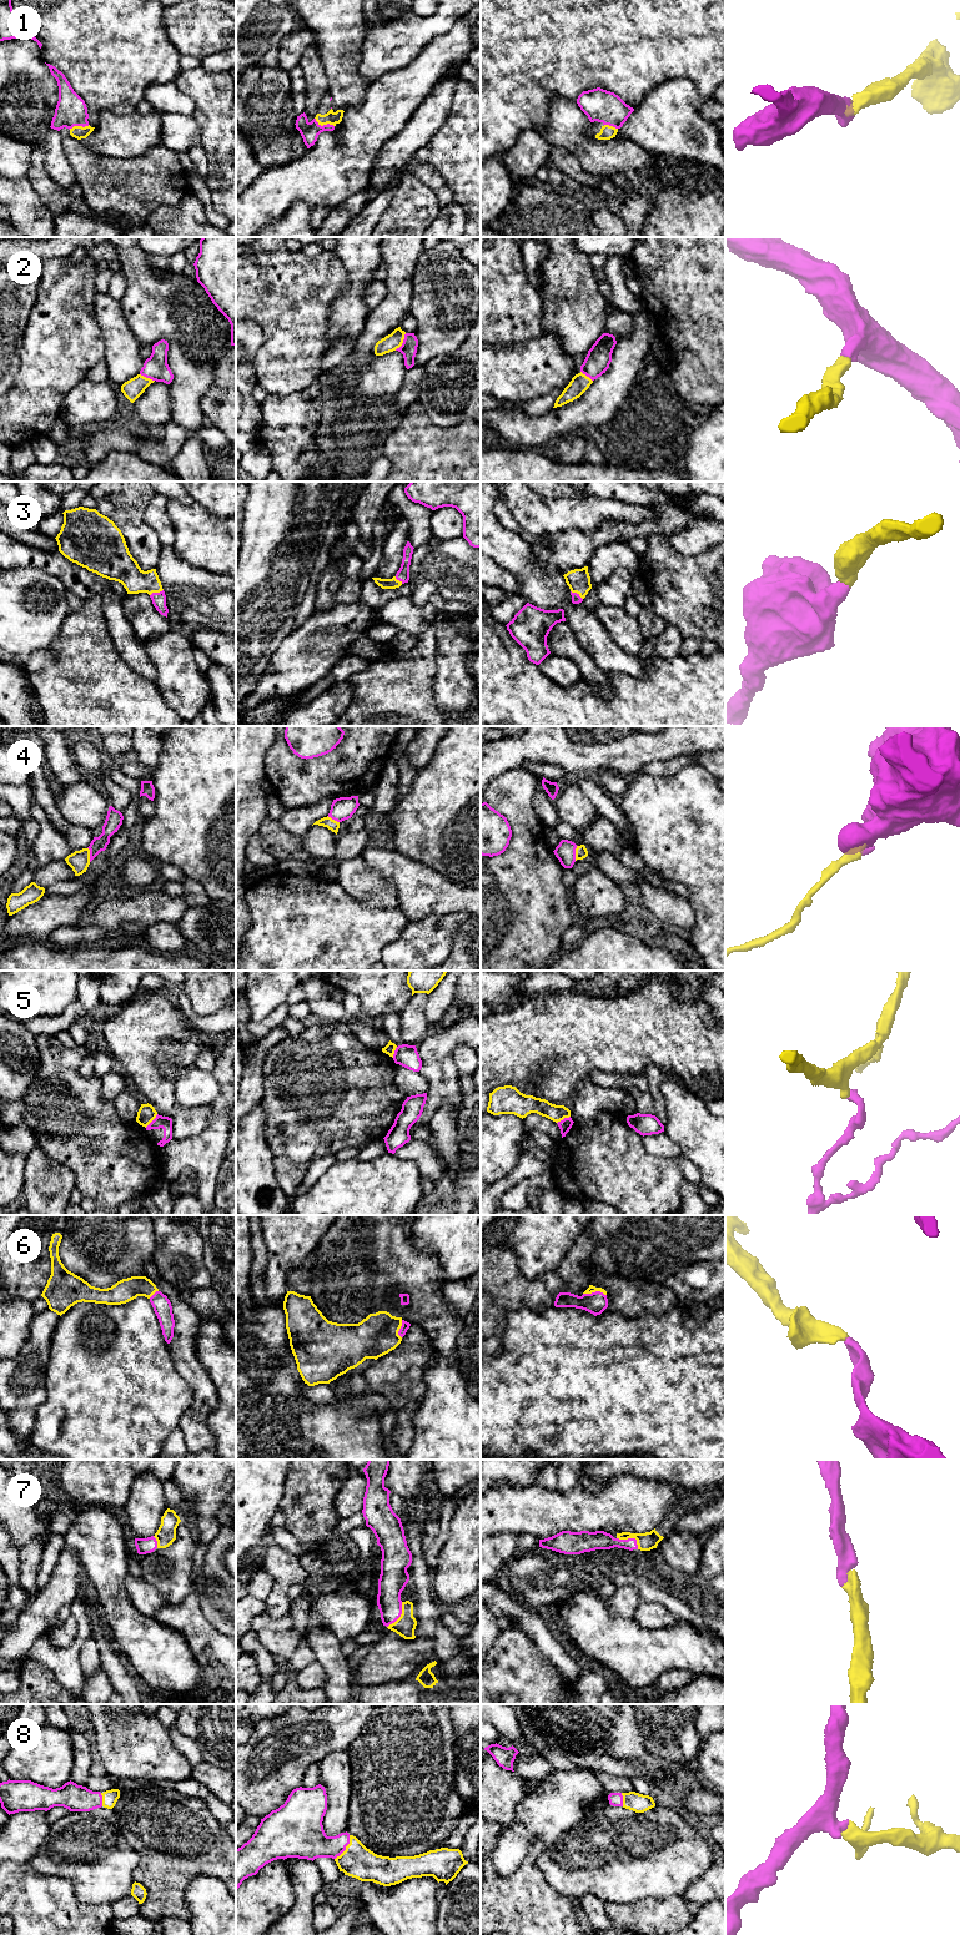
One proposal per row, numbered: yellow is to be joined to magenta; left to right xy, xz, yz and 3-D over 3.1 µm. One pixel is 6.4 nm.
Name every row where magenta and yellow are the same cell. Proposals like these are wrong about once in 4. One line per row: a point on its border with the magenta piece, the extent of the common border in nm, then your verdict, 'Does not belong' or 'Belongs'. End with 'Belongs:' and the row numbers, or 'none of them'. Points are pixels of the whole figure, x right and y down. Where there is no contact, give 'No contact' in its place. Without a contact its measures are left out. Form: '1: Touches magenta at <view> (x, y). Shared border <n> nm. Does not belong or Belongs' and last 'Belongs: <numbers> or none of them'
1: Touches magenta at xz (323, 125). Shared border 140 nm. Belongs
2: Touches magenta at xz (403, 342). Shared border 130 nm. Belongs
3: Touches magenta at xy (156, 593). Shared border 100 nm. Belongs
4: Touches magenta at yz (574, 853). Shared border 100 nm. Does not belong
5: Touches magenta at xy (152, 1120). Shared border 120 nm. Does not belong
6: Touches magenta at yz (594, 1293). Shared border 150 nm. Belongs
7: Touches magenta at yz (631, 1538). Shared border 160 nm. Belongs
8: Touches magenta at xz (345, 1848). Shared border 190 nm. Belongs
Belongs: 1, 2, 3, 6, 7, 8

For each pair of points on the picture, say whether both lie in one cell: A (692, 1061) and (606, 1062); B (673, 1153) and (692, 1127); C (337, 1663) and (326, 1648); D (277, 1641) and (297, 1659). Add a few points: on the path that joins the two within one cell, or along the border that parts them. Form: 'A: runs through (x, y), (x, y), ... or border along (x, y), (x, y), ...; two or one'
A: runs through (671, 1053), (627, 1053); one
B: border along (663, 1132), (682, 1154); two
C: runs through (333, 1659), (328, 1652); one
D: border along (296, 1626), (302, 1634), (302, 1643), (286, 1658); two

